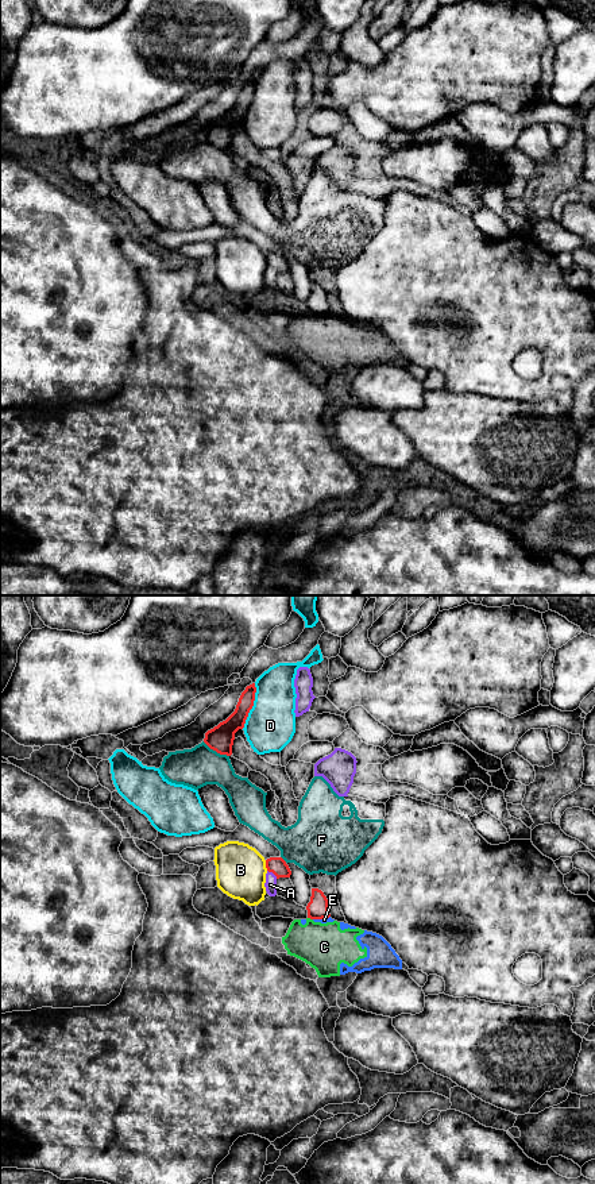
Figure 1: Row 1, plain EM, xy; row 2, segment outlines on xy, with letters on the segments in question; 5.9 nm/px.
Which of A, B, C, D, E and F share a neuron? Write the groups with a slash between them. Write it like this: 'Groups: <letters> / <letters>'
Groups: A / B / C E / D / F

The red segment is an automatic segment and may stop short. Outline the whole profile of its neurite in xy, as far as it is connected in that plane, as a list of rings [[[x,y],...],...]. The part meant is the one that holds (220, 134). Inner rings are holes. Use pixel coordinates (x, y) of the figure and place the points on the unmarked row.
[[[255,78],[242,88],[235,107],[223,117],[205,128],[204,138],[220,150],[232,150],[235,128],[244,123],[250,105],[254,101],[256,82]]]

